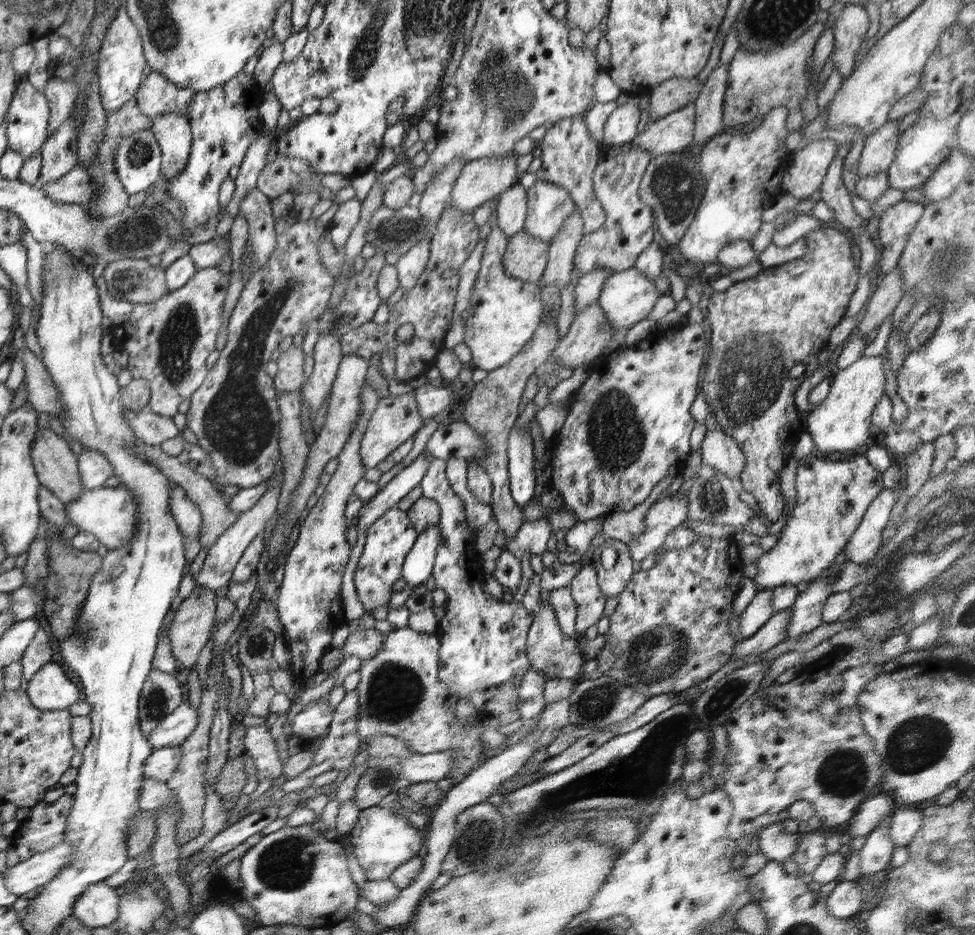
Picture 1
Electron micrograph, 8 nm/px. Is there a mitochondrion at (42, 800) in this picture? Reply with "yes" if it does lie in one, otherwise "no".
no

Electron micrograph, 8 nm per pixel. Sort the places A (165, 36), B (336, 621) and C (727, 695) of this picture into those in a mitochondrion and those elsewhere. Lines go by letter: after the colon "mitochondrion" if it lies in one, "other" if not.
A: mitochondrion
B: other
C: mitochondrion

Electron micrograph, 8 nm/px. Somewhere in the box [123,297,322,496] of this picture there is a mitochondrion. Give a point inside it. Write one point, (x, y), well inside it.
(176, 340)

